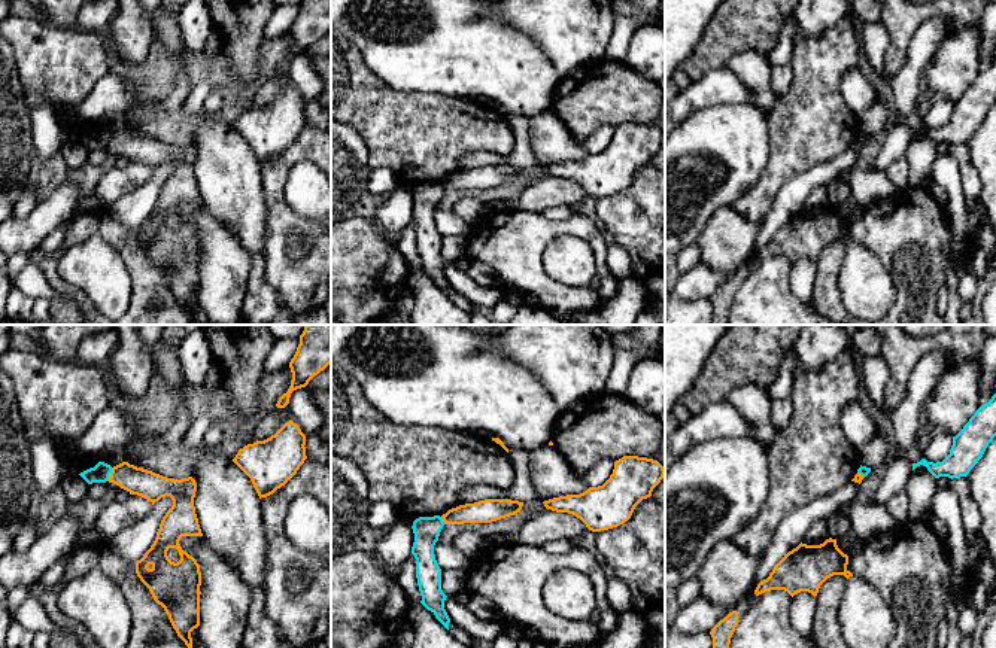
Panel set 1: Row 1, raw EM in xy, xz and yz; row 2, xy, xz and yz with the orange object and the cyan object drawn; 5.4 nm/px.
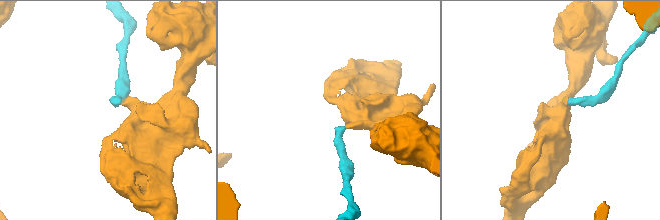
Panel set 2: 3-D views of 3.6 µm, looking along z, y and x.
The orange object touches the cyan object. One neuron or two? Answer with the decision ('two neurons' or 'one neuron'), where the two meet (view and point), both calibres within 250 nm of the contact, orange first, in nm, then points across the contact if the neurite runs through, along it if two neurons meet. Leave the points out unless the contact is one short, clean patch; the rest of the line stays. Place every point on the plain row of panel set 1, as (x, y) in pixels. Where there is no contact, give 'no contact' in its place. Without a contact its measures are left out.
two neurons | xy (111, 140) | 150/100 nm | along xy (112, 134), (106, 146)

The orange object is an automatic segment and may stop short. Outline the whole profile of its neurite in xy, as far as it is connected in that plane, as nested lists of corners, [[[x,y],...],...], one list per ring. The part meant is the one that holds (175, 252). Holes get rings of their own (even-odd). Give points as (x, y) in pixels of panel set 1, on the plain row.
[[[128,128],[113,133],[107,147],[152,171],[161,164],[171,164],[173,171],[163,183],[154,210],[136,228],[136,240],[192,317],[191,298],[200,292],[201,238],[197,226],[182,216],[179,207],[182,203],[203,203],[194,173],[197,149],[192,143],[167,144]],[[170,215],[179,217],[177,229],[168,225]]]

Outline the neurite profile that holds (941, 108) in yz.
[[[936,94],[932,100],[930,109],[923,119],[927,128],[942,128],[951,116],[953,101],[942,94]]]

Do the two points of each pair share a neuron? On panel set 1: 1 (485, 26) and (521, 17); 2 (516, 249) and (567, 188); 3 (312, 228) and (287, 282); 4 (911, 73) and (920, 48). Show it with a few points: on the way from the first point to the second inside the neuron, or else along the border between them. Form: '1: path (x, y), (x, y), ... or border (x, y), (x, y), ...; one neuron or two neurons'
1: border (495, 15), (533, 40); two neurons
2: border (518, 209), (540, 213); two neurons
3: path (313, 242), (313, 255), (300, 268); one neuron
4: path (913, 67), (919, 54); one neuron

